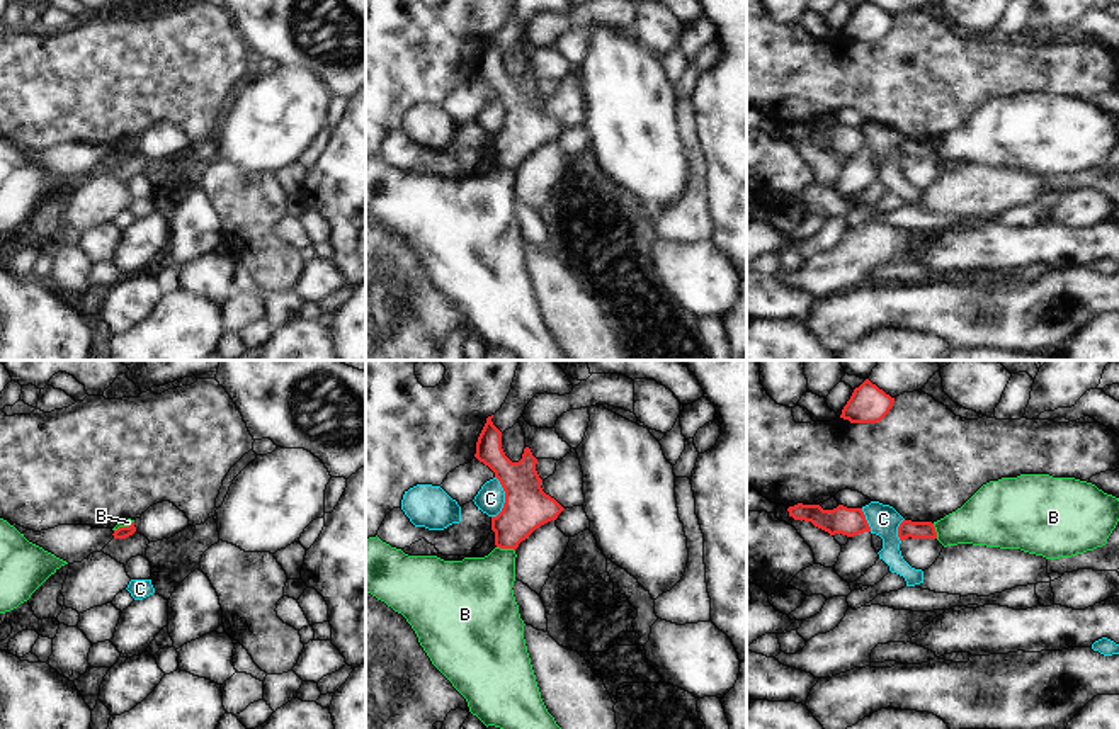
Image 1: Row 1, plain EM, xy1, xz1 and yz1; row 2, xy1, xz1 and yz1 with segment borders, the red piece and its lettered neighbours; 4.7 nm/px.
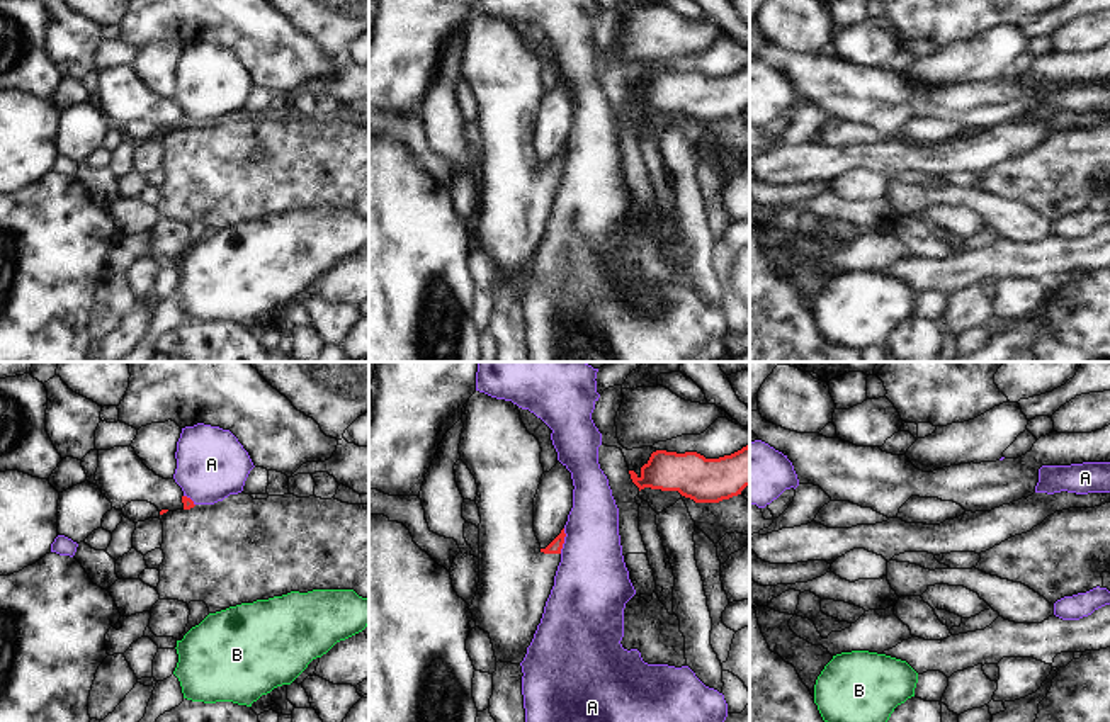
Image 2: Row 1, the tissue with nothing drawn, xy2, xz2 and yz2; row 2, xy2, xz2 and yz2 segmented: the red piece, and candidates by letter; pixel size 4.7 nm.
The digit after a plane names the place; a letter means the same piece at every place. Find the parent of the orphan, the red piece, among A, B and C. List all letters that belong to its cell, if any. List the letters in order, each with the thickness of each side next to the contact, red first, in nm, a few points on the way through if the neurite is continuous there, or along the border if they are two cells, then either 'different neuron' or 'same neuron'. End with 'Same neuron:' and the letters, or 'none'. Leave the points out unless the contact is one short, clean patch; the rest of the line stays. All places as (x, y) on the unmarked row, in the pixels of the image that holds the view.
A: 60 nm thick on the red side, 360 nm on the other; border along xz2 (565, 148), (565, 162), (560, 172); different neuron
B: 220 nm thick on the red side, 340 nm on the other; border along xz1 (497, 165), (514, 170); different neuron
C: 220 nm thick on the red side, 140 nm on the other; border along xz1 (495, 96), (504, 111), (504, 126), (492, 136); different neuron
Same neuron: none

